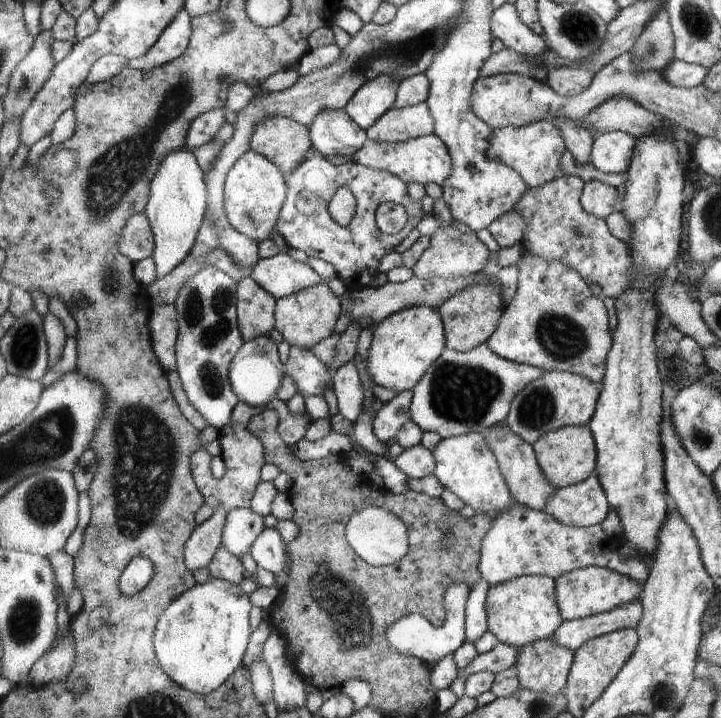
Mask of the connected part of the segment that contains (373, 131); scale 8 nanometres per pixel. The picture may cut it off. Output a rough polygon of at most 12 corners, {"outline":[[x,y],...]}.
{"outline":[[426,103],[391,108],[369,128],[375,142],[435,134]]}

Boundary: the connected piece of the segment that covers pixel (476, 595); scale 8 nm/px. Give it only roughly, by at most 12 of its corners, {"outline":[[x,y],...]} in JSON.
{"outline":[[481,577],[470,588],[466,633],[476,644],[489,631],[487,596],[491,585]]}

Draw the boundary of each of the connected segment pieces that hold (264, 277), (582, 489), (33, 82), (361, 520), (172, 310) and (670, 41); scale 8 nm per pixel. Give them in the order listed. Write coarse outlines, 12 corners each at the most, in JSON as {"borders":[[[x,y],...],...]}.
{"borders":[[[287,253],[260,259],[251,278],[276,299],[325,280]],[[597,474],[555,490],[543,512],[569,527],[612,511]],[[43,30],[3,99],[5,122],[23,118],[57,62]],[[369,506],[345,532],[365,562],[385,567],[411,550],[397,514]],[[151,304],[149,328],[157,360],[178,372],[175,304]],[[665,7],[630,52],[639,72],[663,72],[677,60]]]}

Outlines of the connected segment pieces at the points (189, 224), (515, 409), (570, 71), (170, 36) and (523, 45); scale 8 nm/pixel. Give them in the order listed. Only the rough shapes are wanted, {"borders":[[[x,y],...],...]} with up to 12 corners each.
{"borders":[[[165,156],[145,214],[156,280],[192,252],[205,222],[205,170]],[[545,371],[512,401],[506,424],[535,445],[588,426],[601,396],[585,376]],[[573,66],[555,68],[546,84],[563,97],[583,94],[595,74]],[[183,8],[144,56],[125,66],[150,73],[189,47],[192,18]],[[513,4],[491,16],[505,48],[535,58],[546,40],[531,31]]]}

